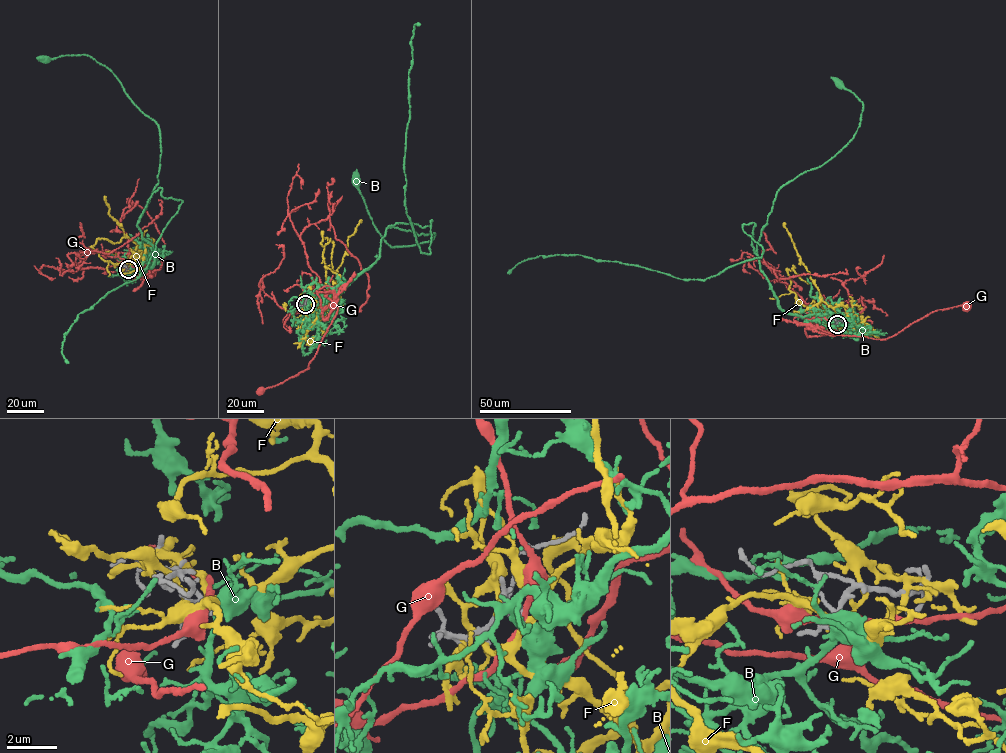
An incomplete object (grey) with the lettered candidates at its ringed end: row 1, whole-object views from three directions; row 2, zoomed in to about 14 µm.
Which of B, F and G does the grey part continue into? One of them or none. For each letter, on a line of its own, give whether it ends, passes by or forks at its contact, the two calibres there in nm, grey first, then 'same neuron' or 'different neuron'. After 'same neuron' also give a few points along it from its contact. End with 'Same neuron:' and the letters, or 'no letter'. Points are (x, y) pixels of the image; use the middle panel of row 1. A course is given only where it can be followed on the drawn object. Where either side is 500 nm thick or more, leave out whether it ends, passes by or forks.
B: it passes by; calibres 140 and 400 nm; same neuron; course (306, 304), (326, 297), (375, 263), (386, 229), (435, 234), (431, 241), (392, 247), (377, 230), (356, 181)
F: it passes by; calibres 140 and 240 nm; different neuron
G: it passes by; calibres 160 and 200 nm; different neuron
Same neuron: B

